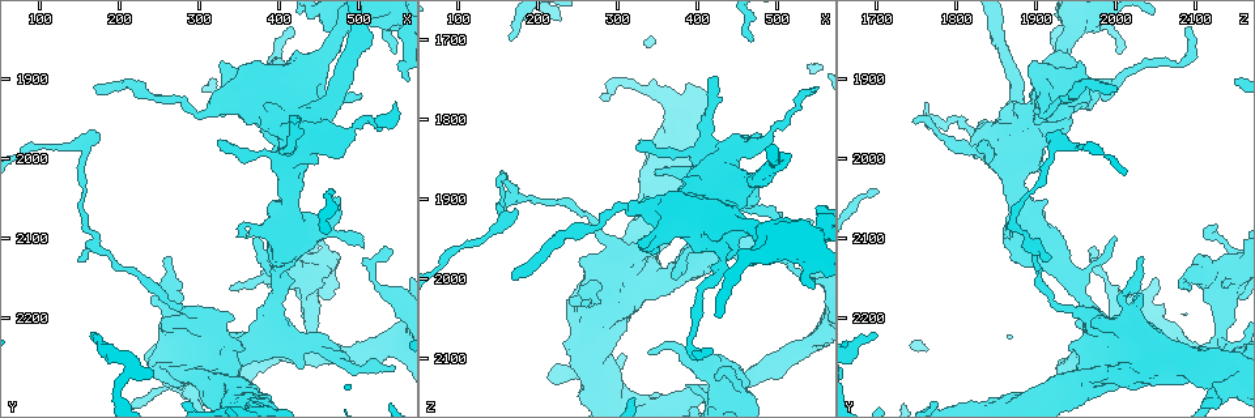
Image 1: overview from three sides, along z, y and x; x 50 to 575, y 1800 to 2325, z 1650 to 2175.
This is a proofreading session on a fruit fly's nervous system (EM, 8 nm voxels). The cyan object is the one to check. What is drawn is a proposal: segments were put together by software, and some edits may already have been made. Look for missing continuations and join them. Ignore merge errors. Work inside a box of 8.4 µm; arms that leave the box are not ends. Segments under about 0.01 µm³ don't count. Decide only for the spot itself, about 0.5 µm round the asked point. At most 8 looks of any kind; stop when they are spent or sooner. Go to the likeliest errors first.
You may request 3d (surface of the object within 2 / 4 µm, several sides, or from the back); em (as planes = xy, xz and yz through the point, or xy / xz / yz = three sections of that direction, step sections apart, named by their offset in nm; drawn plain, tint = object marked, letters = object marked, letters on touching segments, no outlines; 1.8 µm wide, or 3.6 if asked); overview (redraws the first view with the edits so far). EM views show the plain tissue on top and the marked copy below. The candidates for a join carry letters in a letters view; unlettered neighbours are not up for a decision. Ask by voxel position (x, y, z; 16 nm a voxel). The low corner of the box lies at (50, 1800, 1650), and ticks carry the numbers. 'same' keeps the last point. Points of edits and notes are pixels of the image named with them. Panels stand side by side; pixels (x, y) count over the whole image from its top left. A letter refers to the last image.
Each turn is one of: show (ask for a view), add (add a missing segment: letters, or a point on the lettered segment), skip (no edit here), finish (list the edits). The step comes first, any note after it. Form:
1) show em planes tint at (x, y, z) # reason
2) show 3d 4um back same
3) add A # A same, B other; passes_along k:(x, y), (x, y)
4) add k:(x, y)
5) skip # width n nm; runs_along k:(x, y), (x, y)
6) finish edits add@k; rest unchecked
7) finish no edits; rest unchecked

show em yz step 16 letters at (165, 2220, 1695) # an open end

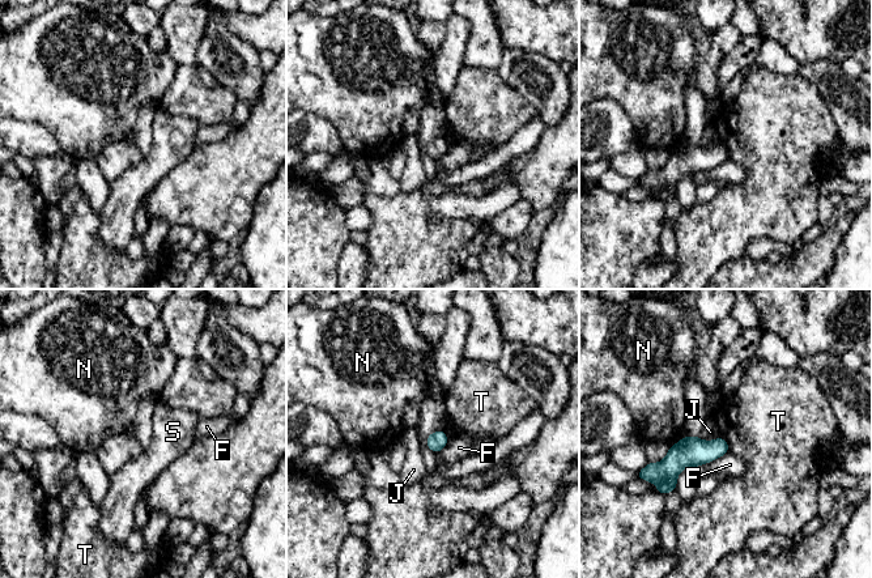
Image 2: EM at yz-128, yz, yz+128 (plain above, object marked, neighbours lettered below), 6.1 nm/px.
show em planes letters same # cut it another way

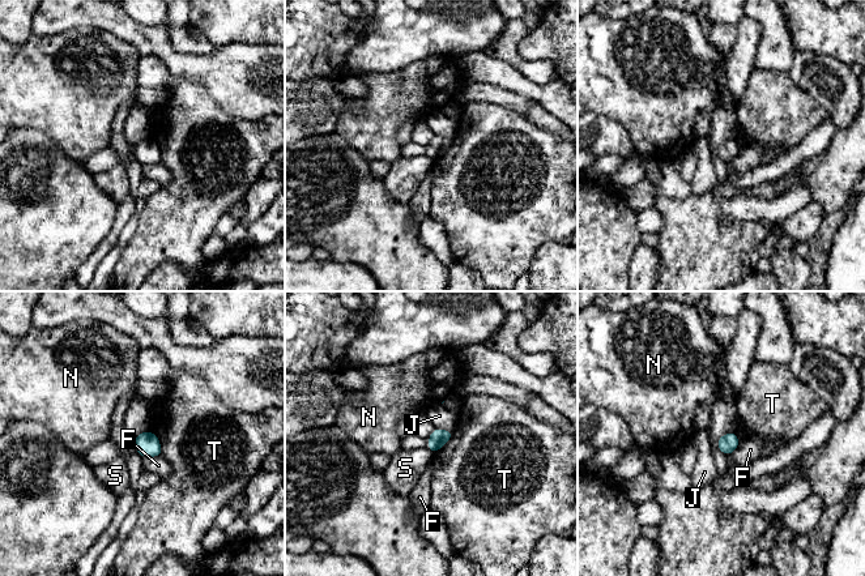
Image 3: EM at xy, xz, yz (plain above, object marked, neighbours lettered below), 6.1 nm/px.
skip # width 100 nm; F other, J other, N other, S other, T other; border 3:(435, 427), (451, 431); no lettered segment goes on from it

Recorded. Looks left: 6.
show em planes tint at (415, 2000, 1845) # thick turns thin

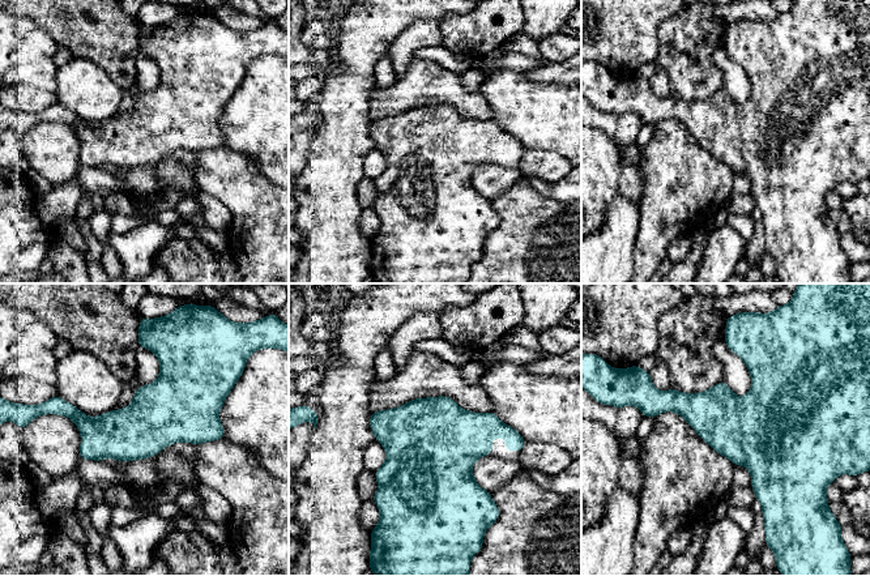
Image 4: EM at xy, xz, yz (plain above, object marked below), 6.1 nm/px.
show em planes letters same

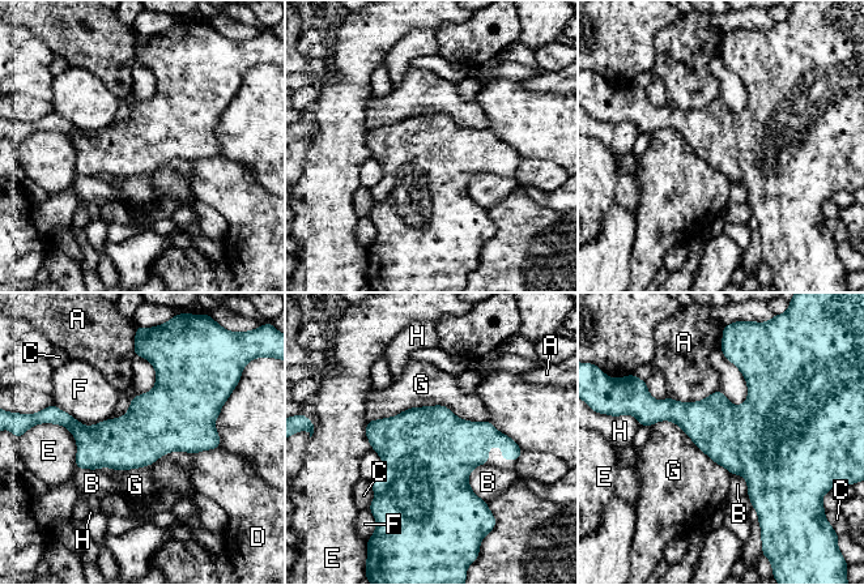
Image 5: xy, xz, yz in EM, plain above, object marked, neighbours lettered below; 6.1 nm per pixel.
skip # A other, B other, C other, D other, E other, F other, G other, H other; border 5:(488, 419), (424, 405), (369, 421); none of them fits

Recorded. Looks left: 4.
show 3d 4um at (420, 1835, 2095) # branch stops here

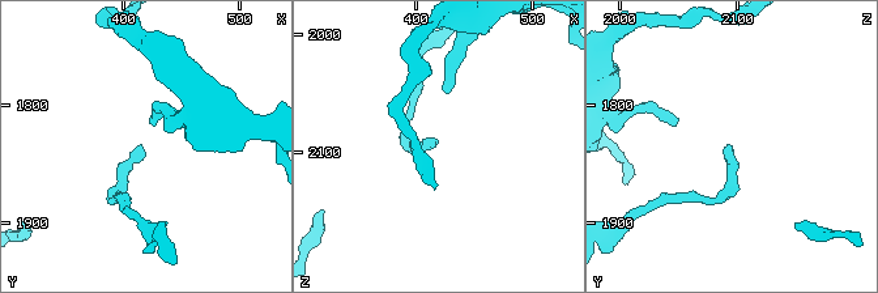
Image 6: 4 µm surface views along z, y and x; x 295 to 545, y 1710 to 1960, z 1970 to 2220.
show em planes tint at (420, 1838, 2090) # need the tissue

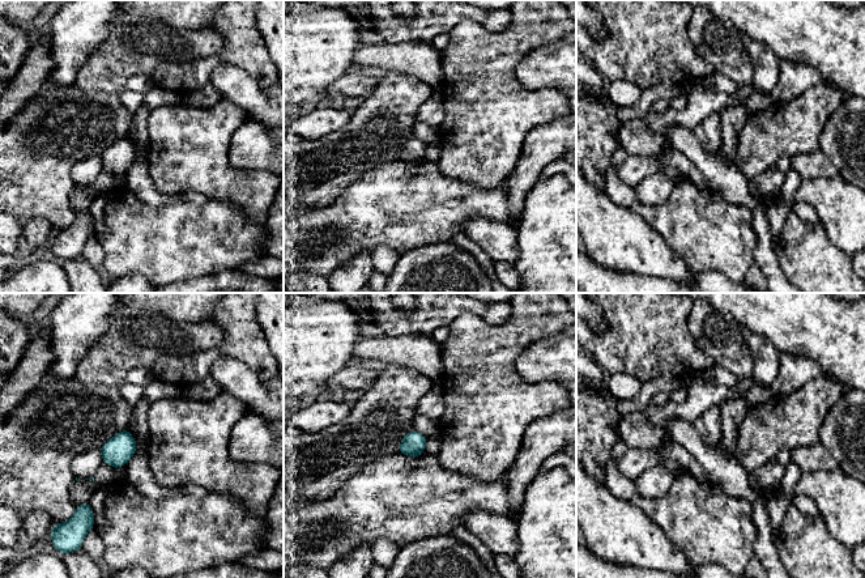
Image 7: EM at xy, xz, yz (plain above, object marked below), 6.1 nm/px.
show em planes letters same

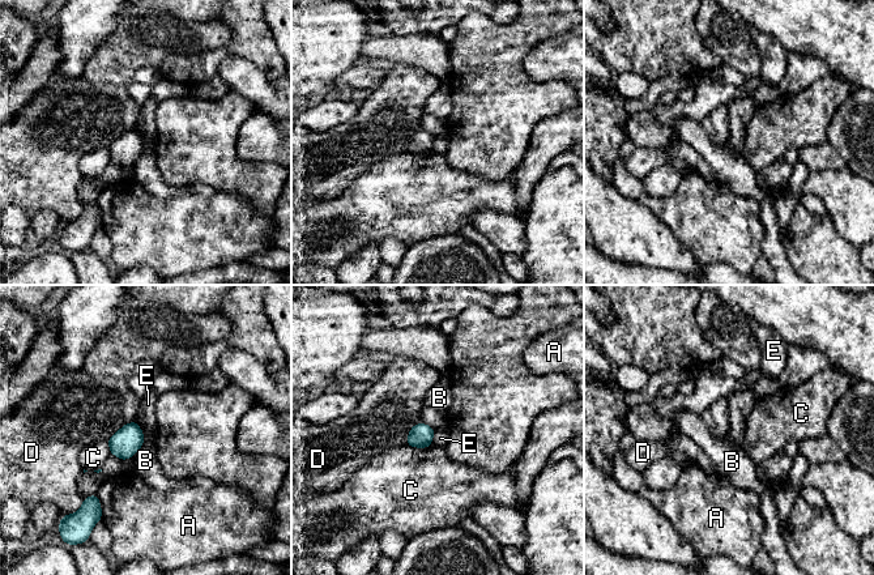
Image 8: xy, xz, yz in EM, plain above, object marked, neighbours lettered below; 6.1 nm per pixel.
skip # A other, B other, C other, D other, E other; border 8:(139, 426), (145, 439); no lettered segment goes on from it

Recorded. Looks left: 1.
finish no edits; rest unchecked

